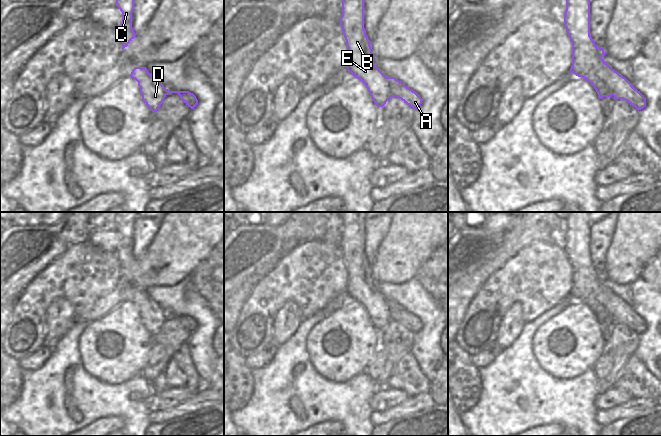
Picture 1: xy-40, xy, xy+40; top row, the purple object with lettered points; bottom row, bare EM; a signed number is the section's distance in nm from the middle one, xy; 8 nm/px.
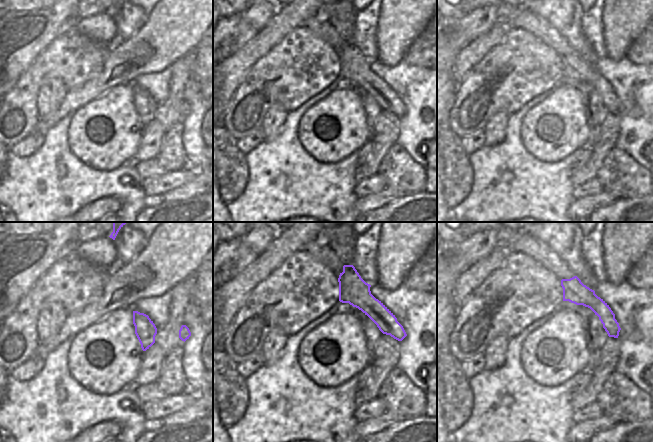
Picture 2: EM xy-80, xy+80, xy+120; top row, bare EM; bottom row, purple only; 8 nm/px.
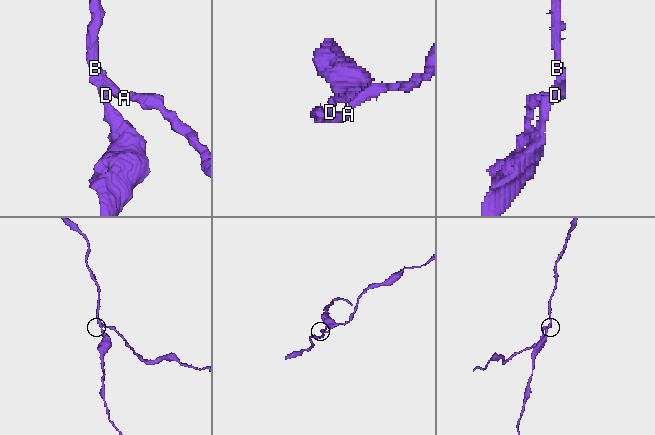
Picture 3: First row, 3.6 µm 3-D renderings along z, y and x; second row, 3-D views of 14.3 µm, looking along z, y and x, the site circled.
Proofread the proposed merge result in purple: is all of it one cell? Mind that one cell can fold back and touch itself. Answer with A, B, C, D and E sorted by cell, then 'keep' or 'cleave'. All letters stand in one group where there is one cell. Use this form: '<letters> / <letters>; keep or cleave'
A / B C D E; cleave

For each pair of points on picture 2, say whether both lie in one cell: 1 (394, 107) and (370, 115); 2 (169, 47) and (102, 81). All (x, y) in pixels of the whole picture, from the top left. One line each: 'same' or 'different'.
1: same
2: same

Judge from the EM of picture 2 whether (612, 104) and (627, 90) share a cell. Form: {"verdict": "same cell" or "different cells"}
{"verdict": "different cells"}

